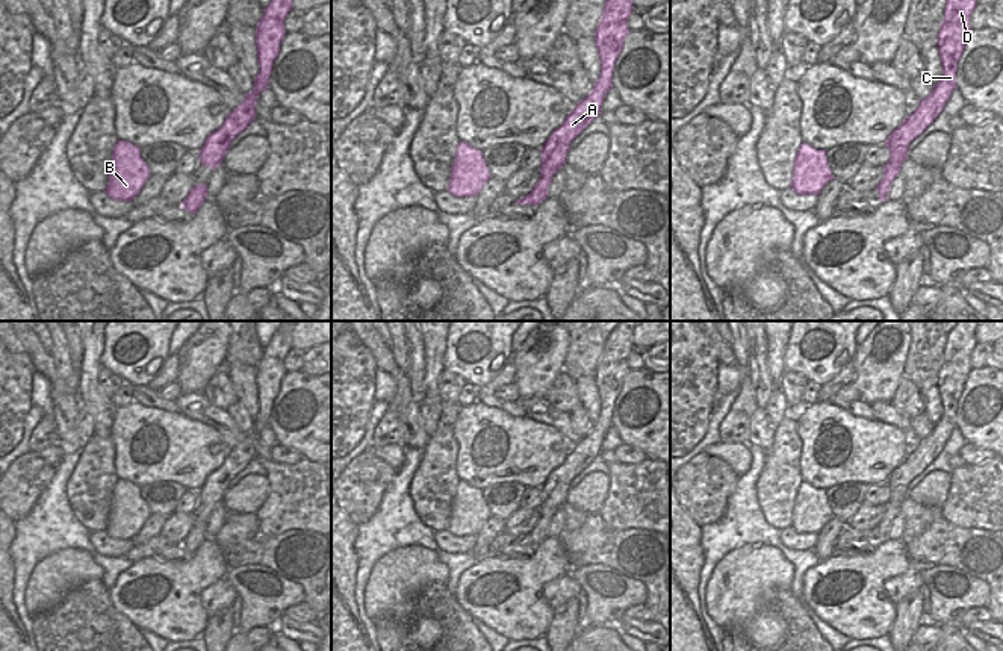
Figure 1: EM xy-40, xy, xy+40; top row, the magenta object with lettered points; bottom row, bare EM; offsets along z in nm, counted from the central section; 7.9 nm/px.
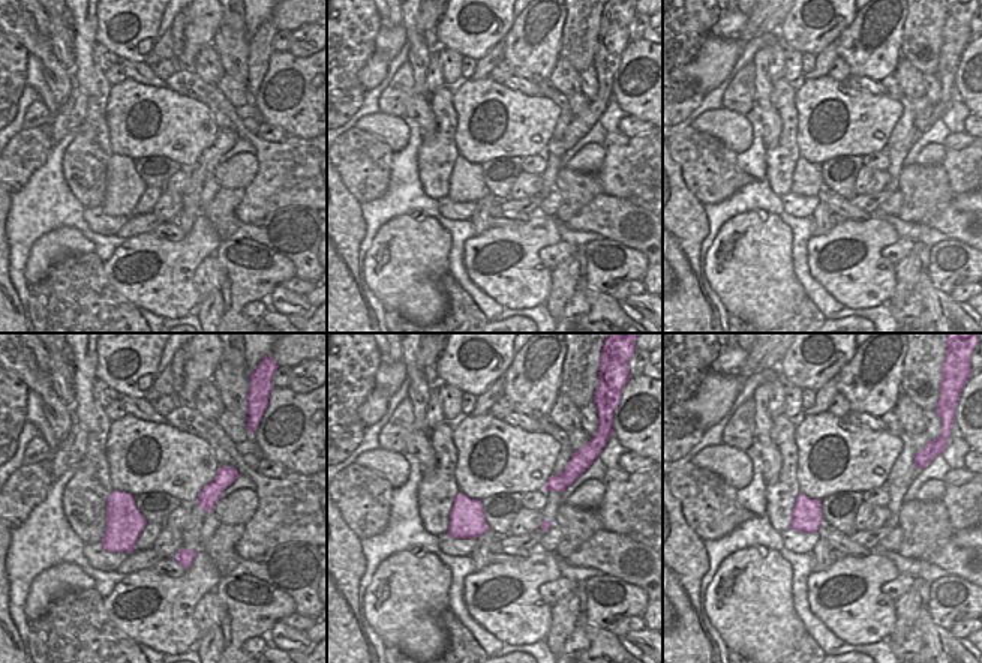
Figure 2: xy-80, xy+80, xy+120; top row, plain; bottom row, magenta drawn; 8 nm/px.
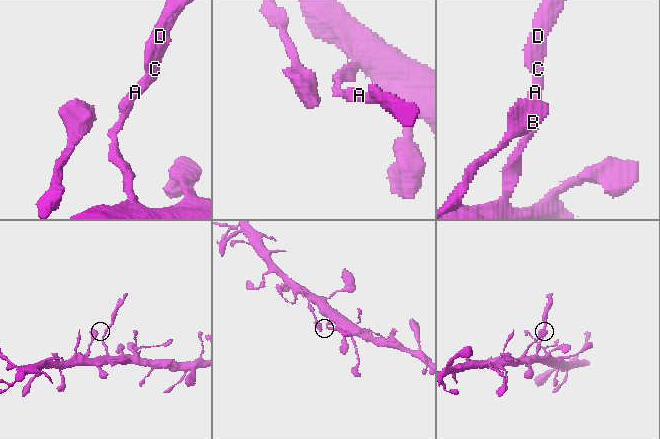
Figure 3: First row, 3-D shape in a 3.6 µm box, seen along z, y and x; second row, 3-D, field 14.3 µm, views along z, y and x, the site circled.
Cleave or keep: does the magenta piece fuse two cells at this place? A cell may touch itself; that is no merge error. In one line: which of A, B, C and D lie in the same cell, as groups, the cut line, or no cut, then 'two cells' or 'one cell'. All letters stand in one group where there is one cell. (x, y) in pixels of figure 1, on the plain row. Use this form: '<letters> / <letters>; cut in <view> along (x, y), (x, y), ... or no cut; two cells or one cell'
A C D / B; cut in xy along (540, 515), (549, 520); two cells

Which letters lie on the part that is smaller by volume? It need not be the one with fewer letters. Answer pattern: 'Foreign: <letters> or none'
Foreign: A, C, D

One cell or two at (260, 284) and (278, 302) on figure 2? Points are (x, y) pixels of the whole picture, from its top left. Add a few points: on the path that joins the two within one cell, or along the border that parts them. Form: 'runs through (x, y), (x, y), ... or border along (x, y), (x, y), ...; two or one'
border along (279, 284), (267, 300); two

